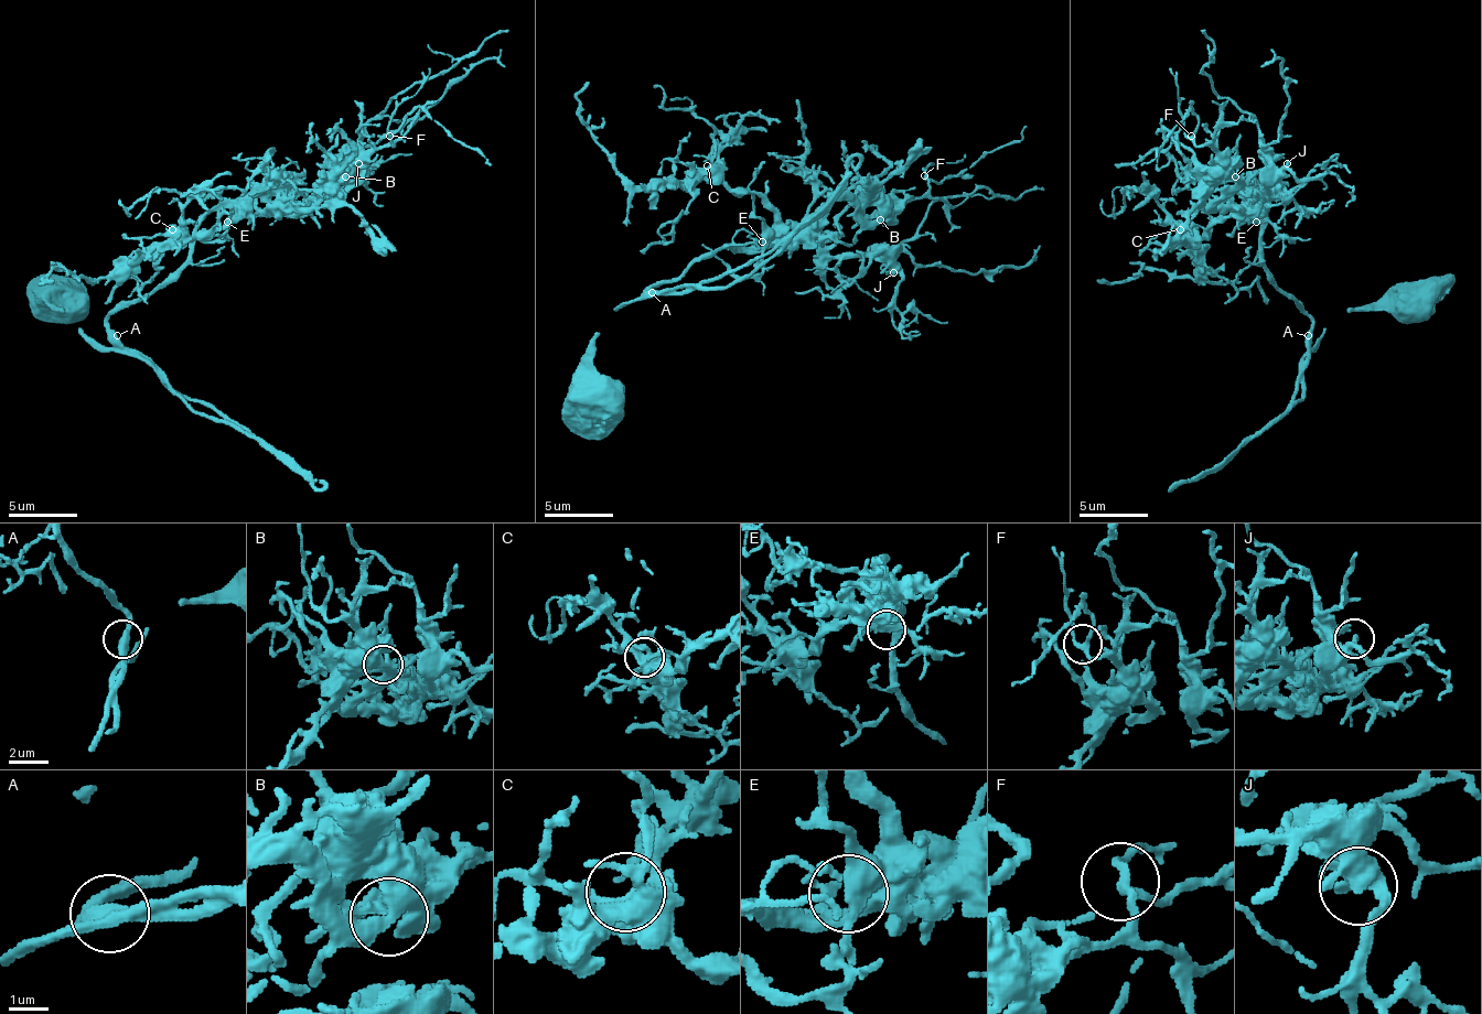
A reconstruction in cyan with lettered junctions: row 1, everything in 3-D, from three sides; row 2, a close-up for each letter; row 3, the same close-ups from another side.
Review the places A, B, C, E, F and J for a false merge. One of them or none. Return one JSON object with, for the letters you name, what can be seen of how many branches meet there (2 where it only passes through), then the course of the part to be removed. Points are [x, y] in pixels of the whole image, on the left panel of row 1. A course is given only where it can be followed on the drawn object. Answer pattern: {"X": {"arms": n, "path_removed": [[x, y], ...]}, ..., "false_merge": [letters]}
{"false_merge": []}

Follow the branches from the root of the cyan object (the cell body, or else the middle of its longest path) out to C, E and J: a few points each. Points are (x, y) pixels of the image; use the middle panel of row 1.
C: (593, 399), (593, 334), (614, 310), (721, 248), (759, 251), (770, 241), (773, 209), (707, 165)
E: (593, 399), (593, 334), (614, 310), (721, 248), (759, 251), (770, 241), (762, 241)
J: (593, 399), (593, 334), (614, 310), (721, 248), (814, 245), (831, 255), (880, 255), (893, 272)

